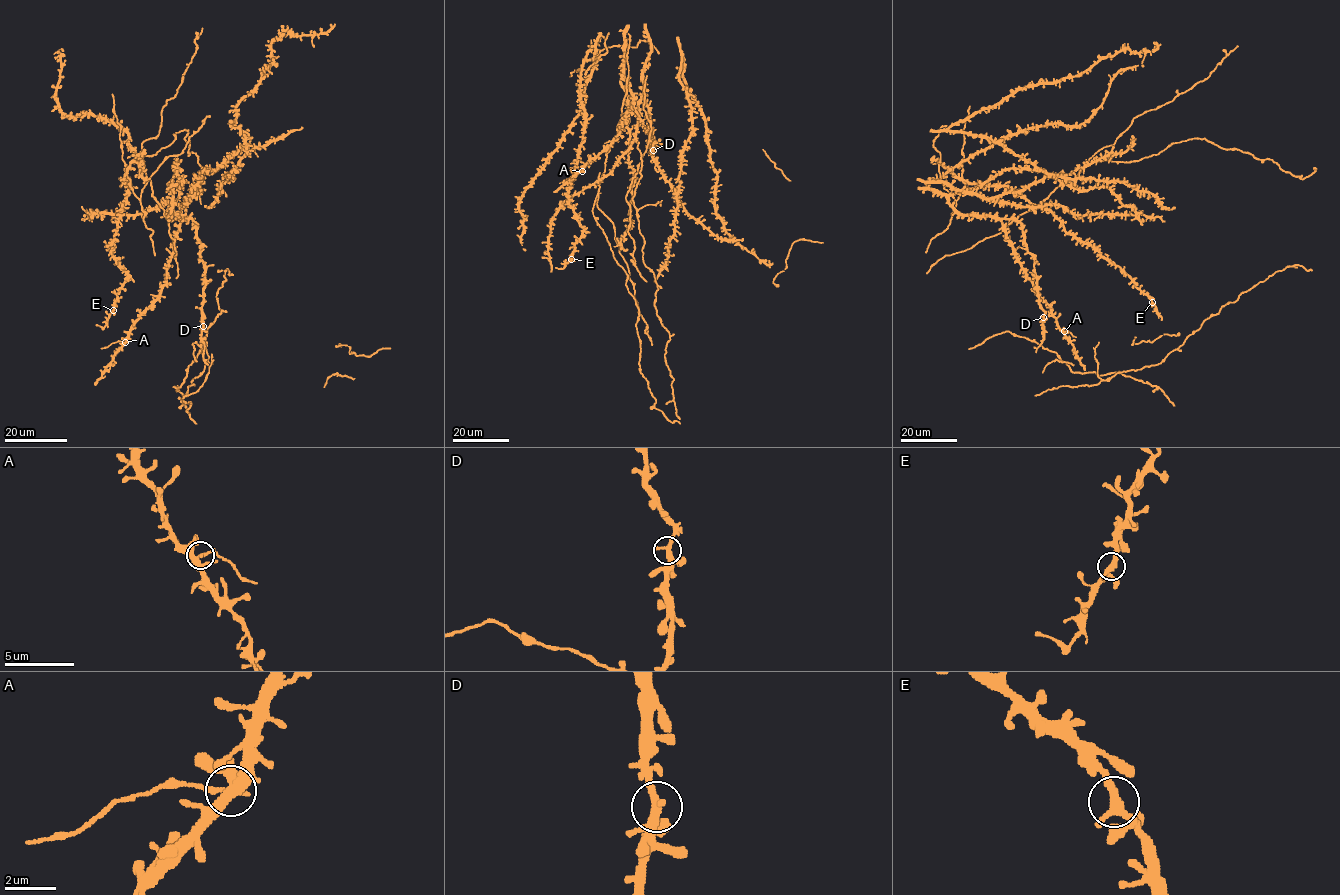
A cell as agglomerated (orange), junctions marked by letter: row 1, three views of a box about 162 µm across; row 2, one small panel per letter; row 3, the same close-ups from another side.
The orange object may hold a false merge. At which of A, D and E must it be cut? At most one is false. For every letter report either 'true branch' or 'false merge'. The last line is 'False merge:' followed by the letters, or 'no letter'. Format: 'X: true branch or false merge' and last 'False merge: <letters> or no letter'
A: false merge
D: true branch
E: true branch
False merge: A

